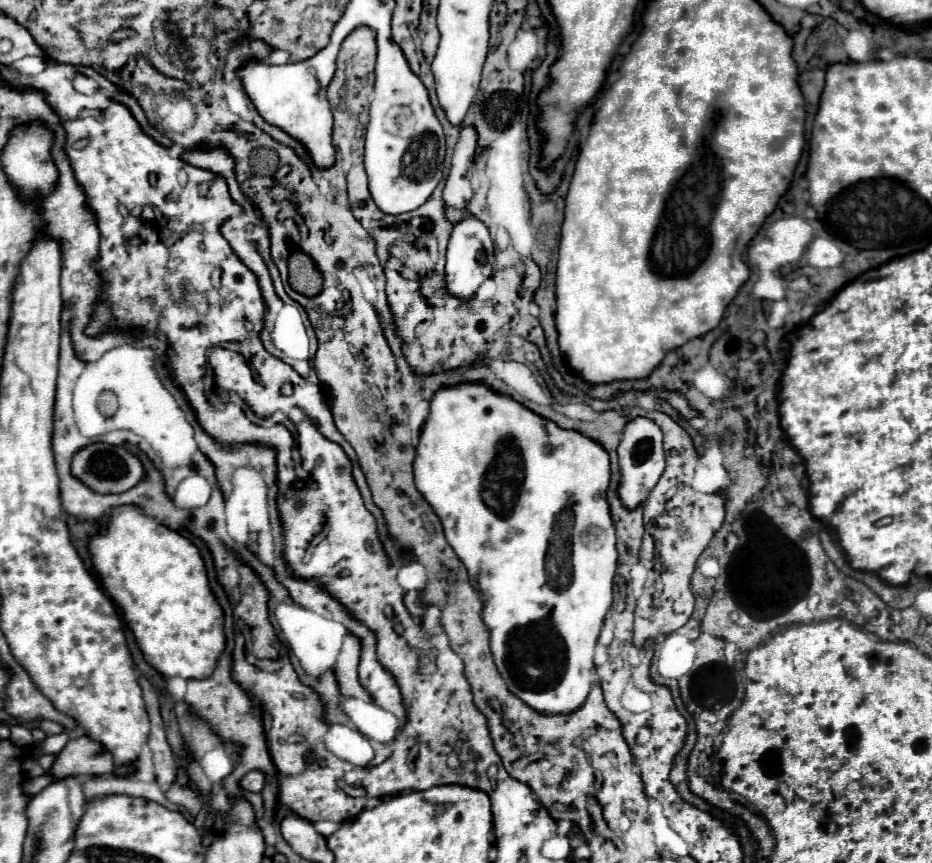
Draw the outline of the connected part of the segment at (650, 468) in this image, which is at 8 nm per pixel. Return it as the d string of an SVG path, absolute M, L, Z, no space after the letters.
M647 417L631 419L623 431L623 439L617 447L617 453L619 453L621 475L623 475L621 485L619 485L619 497L625 503L625 507L633 509L649 497L651 489L657 485L659 477L665 471L665 451L663 451L661 427Z

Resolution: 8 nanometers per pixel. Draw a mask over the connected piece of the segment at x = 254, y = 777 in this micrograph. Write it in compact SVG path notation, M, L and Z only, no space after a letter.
M249 771L243 779L241 779L241 787L243 789L247 789L247 791L263 791L263 787L265 787L265 773L261 773L261 771Z

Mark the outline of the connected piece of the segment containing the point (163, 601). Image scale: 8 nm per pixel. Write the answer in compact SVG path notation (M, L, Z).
M119 505L111 509L109 519L101 525L101 531L89 539L87 549L93 569L101 579L103 593L123 611L123 619L133 631L145 661L165 679L177 675L183 679L207 679L213 675L227 645L223 629L225 613L209 585L207 567L195 543L161 525L137 505Z

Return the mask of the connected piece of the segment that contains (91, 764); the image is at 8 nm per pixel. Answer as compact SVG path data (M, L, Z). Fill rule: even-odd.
M81 735L79 739L71 739L63 751L57 755L51 773L55 779L63 779L69 775L107 775L115 773L119 767L113 763L111 753L97 741Z

